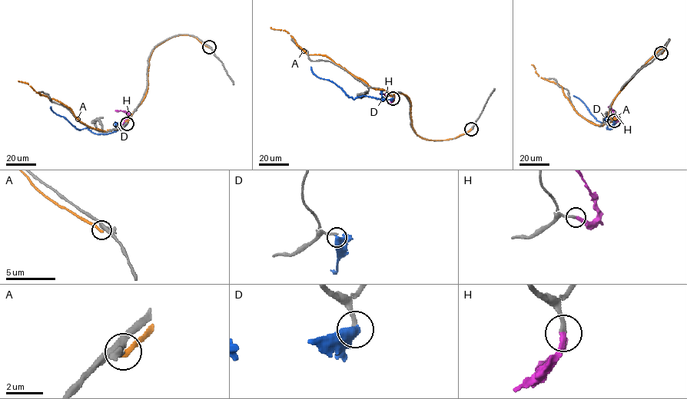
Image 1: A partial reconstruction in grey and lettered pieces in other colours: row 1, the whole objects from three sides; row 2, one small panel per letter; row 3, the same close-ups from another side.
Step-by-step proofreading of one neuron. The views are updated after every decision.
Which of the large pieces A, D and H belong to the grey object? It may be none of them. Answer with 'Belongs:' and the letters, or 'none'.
Belongs: H

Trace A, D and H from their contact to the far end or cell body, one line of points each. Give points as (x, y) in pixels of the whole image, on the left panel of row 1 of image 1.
A: (209, 47), (180, 34), (157, 44), (144, 100), (122, 127), (107, 130), (18, 80)
D: (127, 123), (107, 133), (94, 133), (87, 127), (76, 128), (63, 117), (54, 113), (51, 107)
H: (127, 123), (124, 121), (128, 114), (115, 110)

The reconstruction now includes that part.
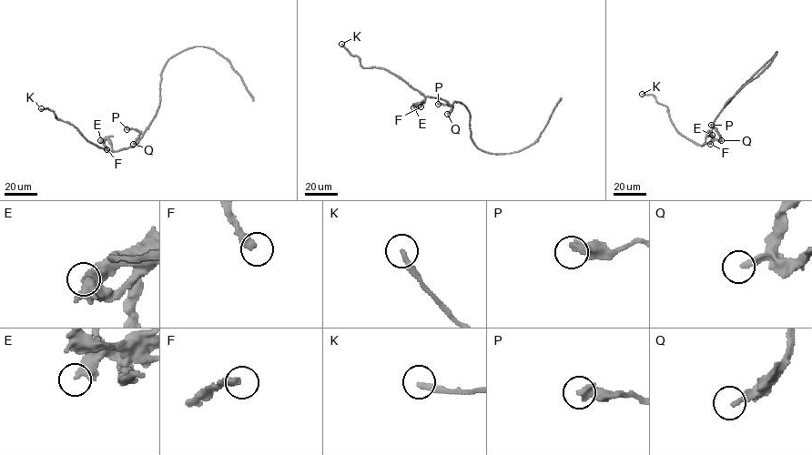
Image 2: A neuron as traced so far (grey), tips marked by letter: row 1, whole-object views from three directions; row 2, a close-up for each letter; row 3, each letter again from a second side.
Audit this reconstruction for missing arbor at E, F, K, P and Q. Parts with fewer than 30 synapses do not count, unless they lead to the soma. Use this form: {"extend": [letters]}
{"extend": ["E", "F"]}

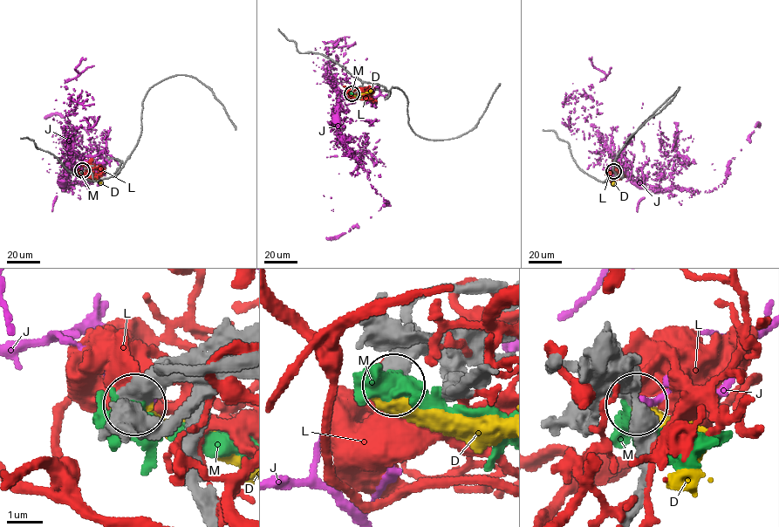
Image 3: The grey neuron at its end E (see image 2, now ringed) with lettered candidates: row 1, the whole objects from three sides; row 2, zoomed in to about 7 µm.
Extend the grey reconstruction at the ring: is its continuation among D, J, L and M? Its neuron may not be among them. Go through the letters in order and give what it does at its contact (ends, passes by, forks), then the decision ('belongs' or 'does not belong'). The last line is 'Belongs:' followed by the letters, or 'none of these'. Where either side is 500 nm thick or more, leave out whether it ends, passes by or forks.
D: belongs
J: does not belong
L: does not belong
M: does not belong
Belongs: D

